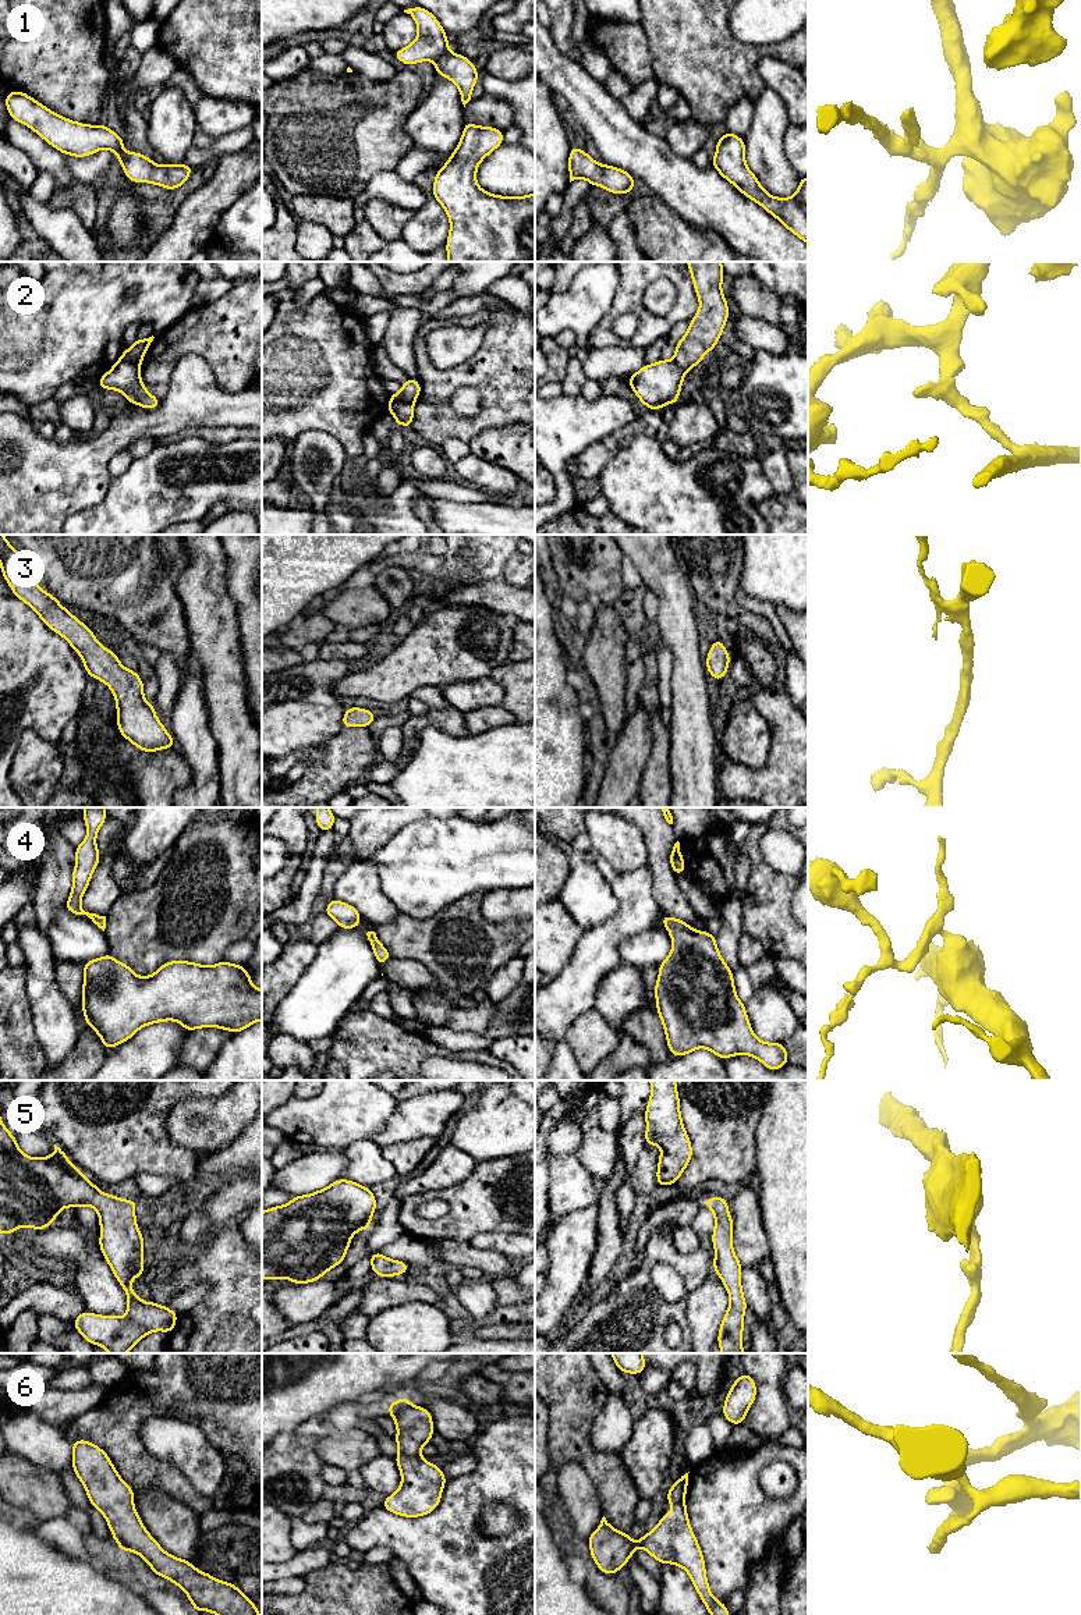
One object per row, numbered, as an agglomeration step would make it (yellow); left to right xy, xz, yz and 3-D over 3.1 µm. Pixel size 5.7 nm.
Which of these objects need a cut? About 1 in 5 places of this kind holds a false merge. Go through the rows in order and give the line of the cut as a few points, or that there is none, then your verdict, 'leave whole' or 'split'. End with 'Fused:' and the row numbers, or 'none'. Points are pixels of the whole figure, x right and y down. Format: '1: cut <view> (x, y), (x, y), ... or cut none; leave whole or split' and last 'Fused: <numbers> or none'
1: cut none; leave whole
2: cut xz (413, 401), (400, 404), (392, 412); split
3: cut none; leave whole
4: cut none; leave whole
5: cut none; leave whole
6: cut none; leave whole
Fused: 2

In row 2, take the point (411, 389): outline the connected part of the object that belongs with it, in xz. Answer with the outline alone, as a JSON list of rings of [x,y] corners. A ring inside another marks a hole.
[[[408,380],[401,384],[401,391],[390,394],[387,412],[393,413],[400,404],[411,404],[415,402],[421,394],[421,383],[419,380]]]

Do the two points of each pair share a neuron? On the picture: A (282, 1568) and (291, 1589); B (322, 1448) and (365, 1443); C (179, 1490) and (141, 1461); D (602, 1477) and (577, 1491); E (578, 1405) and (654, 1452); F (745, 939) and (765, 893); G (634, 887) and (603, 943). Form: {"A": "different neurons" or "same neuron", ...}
{"A": "different neurons", "B": "same neuron", "C": "same neuron", "D": "different neurons", "E": "different neurons", "F": "different neurons", "G": "same neuron"}

